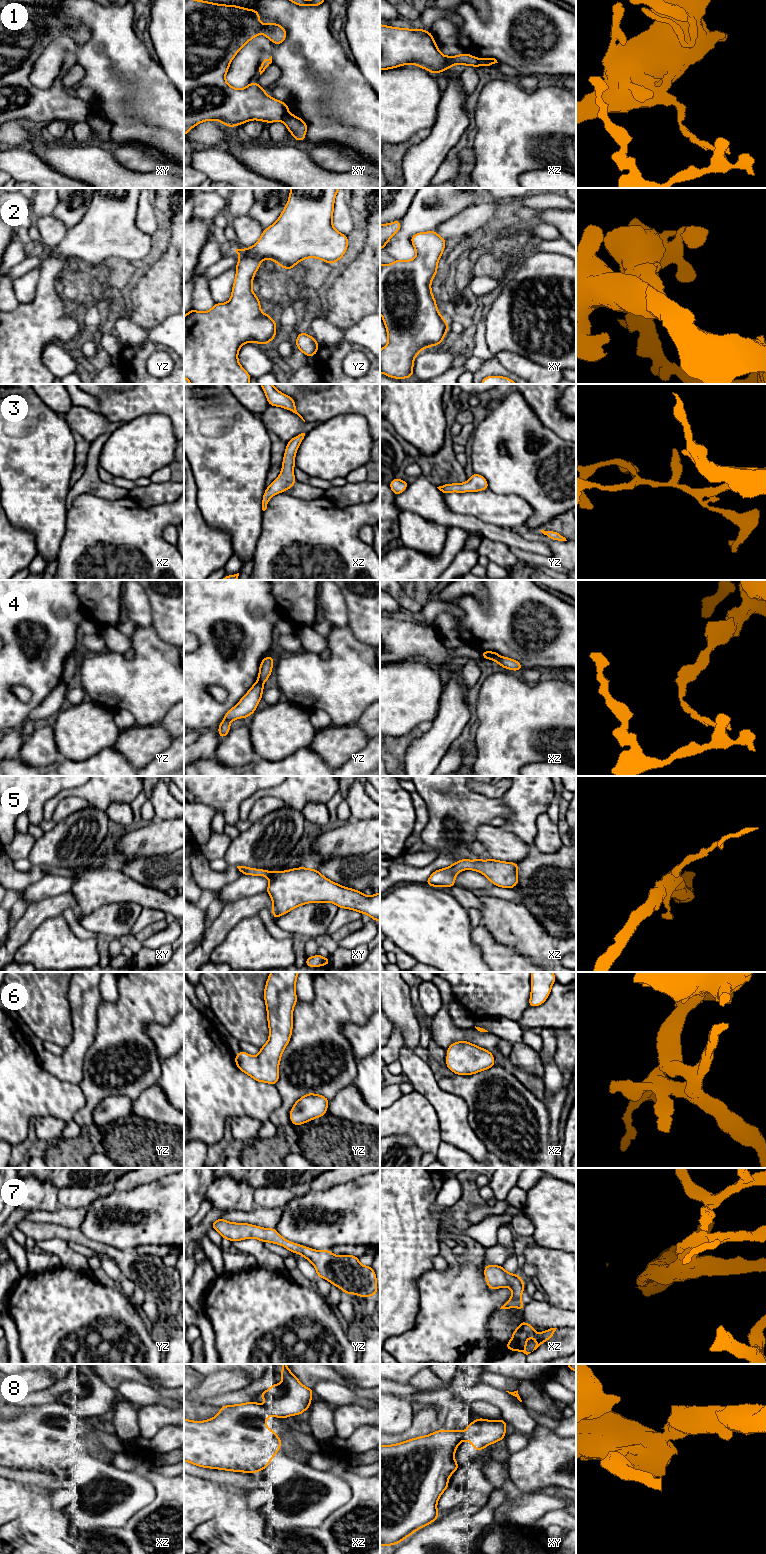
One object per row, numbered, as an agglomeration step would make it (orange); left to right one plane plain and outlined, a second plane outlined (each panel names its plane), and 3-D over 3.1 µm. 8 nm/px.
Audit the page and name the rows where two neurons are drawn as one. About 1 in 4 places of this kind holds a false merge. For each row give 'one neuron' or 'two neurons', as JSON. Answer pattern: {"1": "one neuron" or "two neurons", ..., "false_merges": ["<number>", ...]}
{"1": "two neurons", "2": "one neuron", "3": "one neuron", "4": "two neurons", "5": "one neuron", "6": "one neuron", "7": "one neuron", "8": "one neuron", "false_merges": ["1", "4"]}

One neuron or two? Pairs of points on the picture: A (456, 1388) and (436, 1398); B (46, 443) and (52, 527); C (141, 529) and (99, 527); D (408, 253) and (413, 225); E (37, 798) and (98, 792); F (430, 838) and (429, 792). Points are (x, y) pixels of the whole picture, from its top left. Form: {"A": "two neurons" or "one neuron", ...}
{"A": "two neurons", "B": "one neuron", "C": "one neuron", "D": "one neuron", "E": "two neurons", "F": "one neuron"}

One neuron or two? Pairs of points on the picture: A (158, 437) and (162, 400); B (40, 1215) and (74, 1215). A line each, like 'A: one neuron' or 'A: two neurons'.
A: two neurons
B: one neuron

